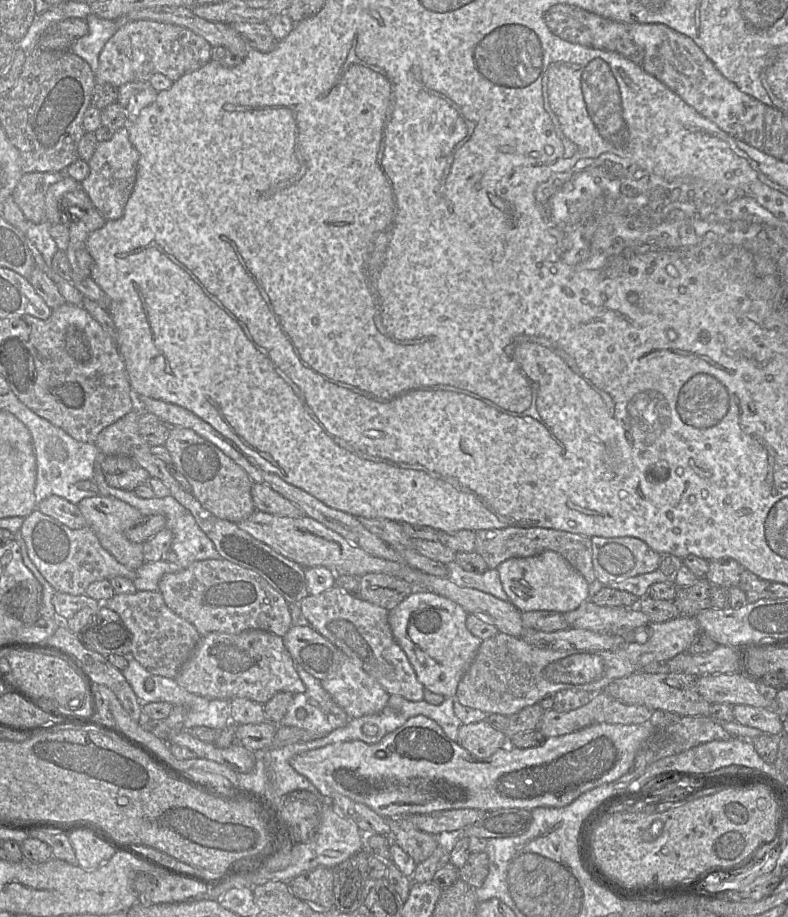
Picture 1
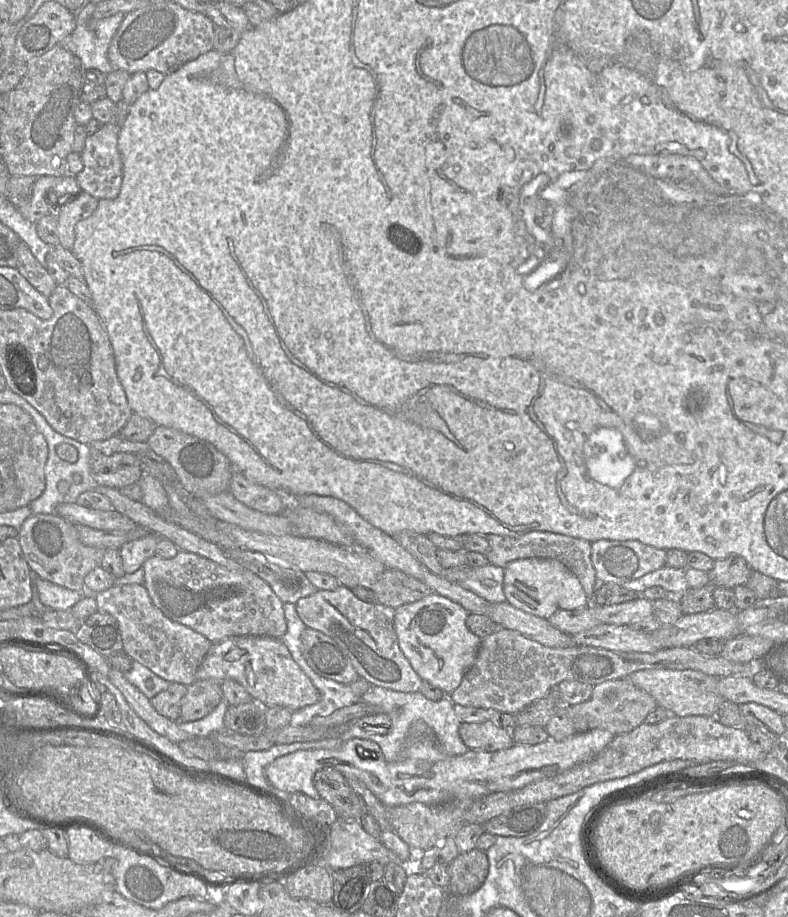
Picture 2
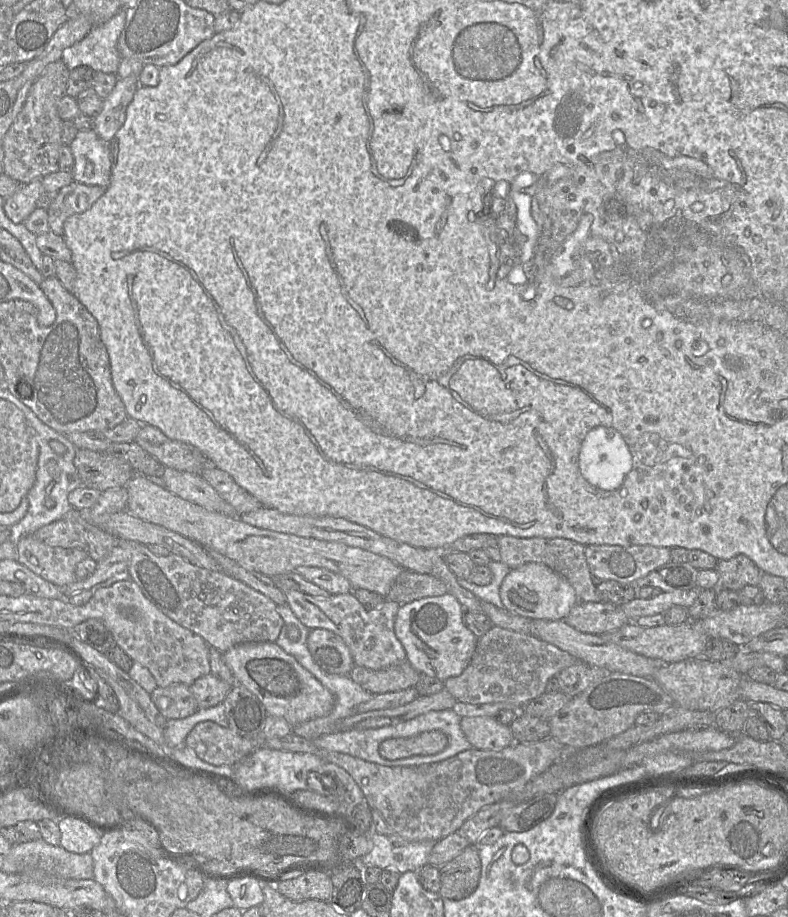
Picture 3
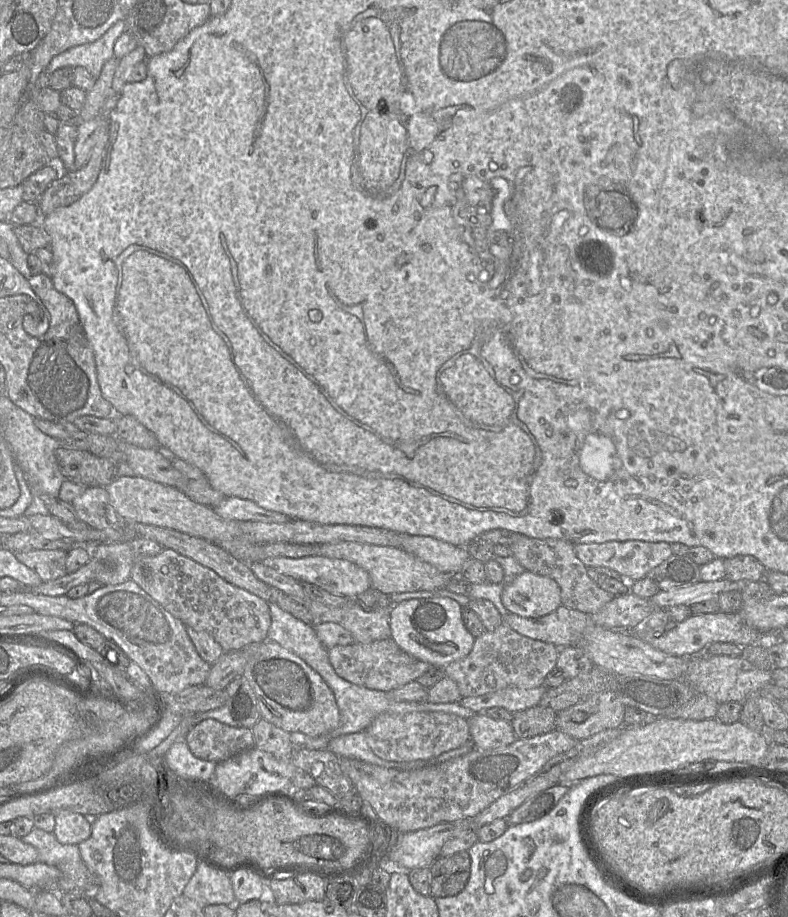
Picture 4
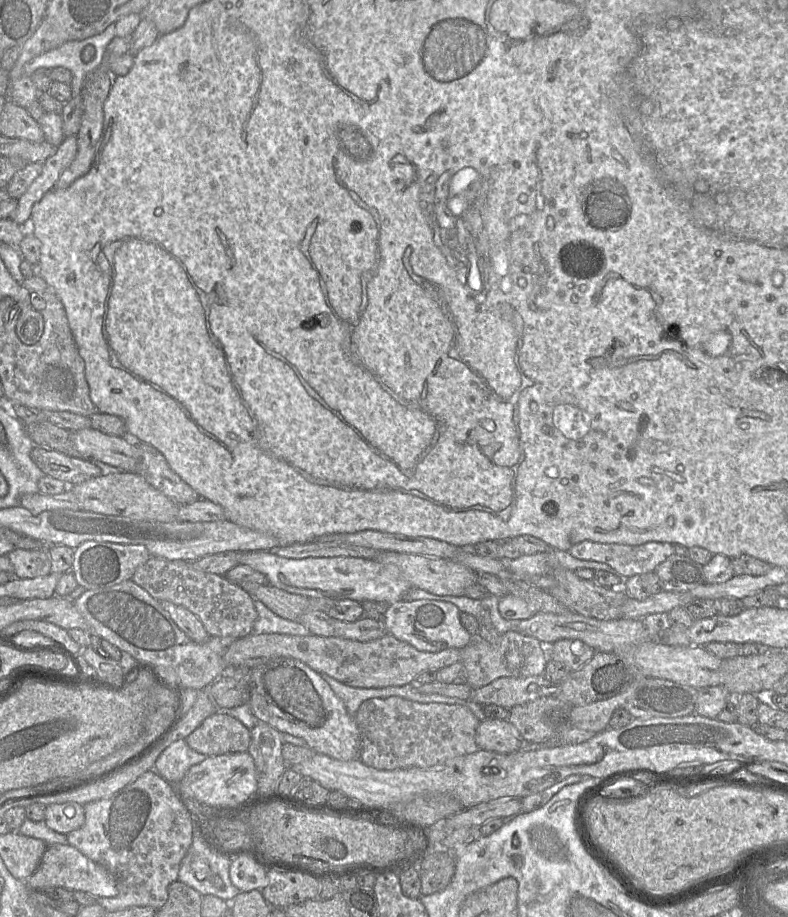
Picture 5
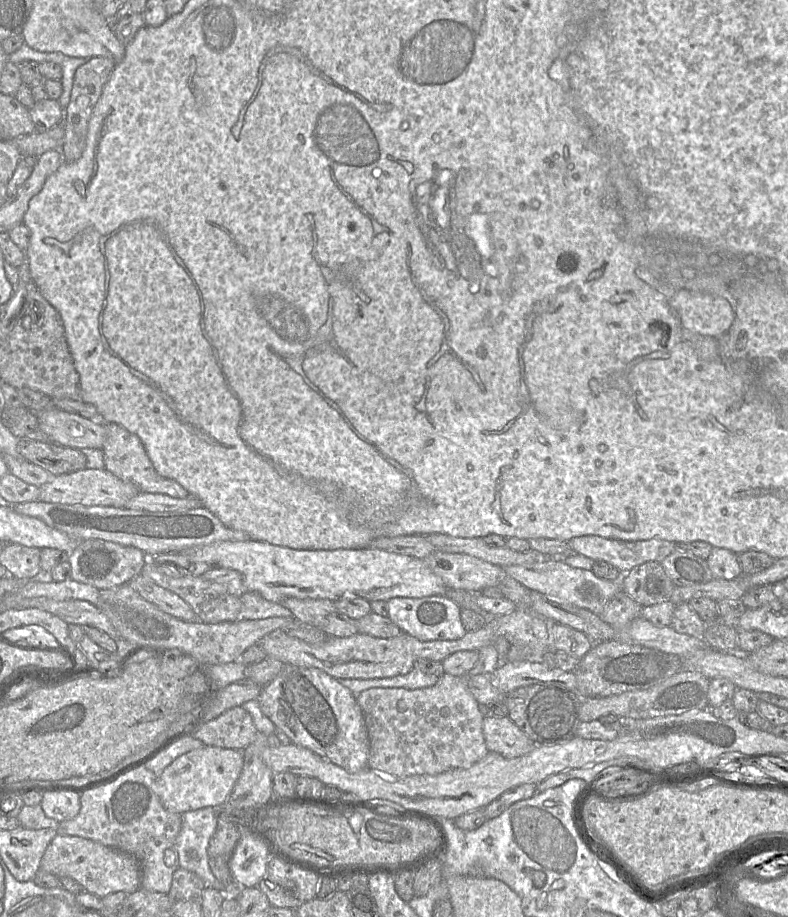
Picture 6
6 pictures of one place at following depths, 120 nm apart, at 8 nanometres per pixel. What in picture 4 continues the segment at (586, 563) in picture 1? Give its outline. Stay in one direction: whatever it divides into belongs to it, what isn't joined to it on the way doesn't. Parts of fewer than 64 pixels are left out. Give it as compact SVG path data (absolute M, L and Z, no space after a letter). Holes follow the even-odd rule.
M514 533L509 549L512 556L534 574L547 576L557 582L561 589L562 605L579 612L593 615L614 599L614 595L600 588L588 575L587 567L577 557L574 545L559 539L537 539Z

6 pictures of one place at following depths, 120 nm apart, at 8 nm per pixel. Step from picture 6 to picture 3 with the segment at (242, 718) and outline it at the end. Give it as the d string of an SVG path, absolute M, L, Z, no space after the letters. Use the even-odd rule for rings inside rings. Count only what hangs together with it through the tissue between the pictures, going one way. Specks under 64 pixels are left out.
M212 721L196 724L184 742L198 758L215 766L235 766L261 743L261 738L240 736L230 728Z

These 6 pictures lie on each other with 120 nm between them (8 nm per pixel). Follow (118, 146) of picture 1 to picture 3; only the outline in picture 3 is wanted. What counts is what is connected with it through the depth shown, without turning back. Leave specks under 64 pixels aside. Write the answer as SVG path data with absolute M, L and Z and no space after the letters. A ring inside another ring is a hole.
M79 130L69 145L74 165L70 170L77 182L107 188L112 177L112 152L110 143L104 142L92 130Z

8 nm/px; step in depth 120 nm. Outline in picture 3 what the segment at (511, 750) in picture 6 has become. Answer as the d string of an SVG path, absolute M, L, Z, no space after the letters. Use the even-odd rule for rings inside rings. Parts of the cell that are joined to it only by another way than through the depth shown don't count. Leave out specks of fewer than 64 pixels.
M489 716L462 717L460 727L466 739L478 750L499 751L514 743L510 725L504 725Z

